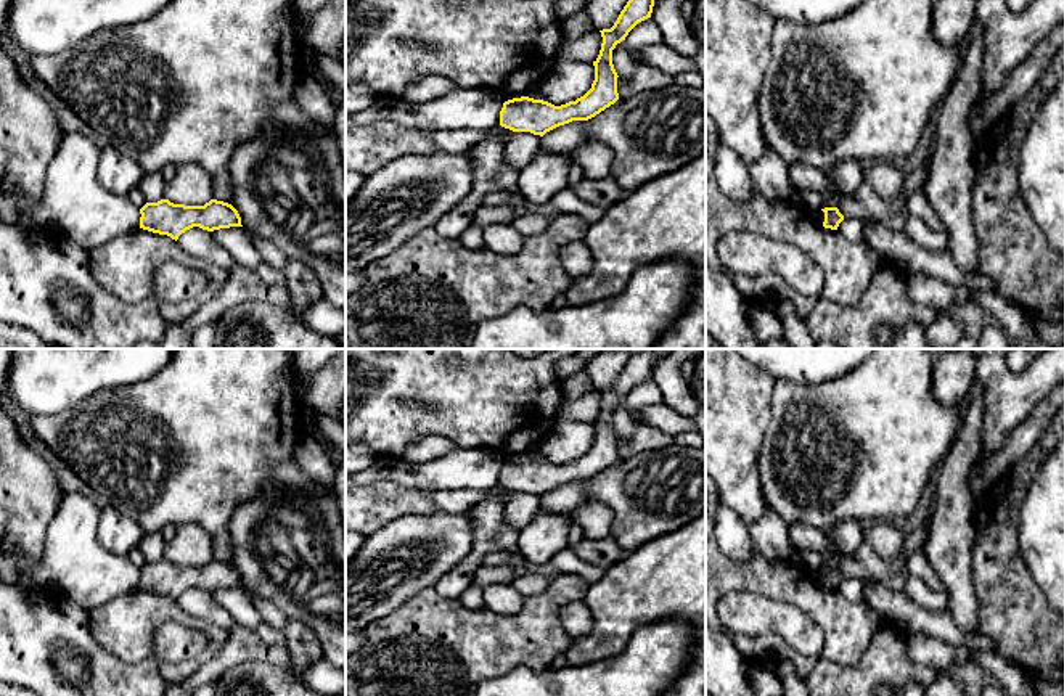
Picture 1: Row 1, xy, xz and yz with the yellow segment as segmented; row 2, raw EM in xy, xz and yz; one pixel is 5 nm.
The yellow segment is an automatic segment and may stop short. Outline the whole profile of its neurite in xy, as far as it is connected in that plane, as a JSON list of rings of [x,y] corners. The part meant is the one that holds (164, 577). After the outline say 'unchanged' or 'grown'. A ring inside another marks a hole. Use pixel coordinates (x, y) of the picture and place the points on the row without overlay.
[[[169,559],[146,563],[140,569],[140,588],[178,600],[193,587],[207,592],[243,587],[238,571],[223,561],[211,559],[204,566],[174,564]]]; unchanged

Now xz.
[[[653,349],[632,355],[614,386],[600,391],[603,403],[598,418],[593,421],[595,440],[583,456],[561,466],[529,456],[508,460],[500,471],[500,485],[513,492],[530,492],[543,497],[572,481],[588,481],[614,465],[619,460],[619,436],[612,424],[612,410],[625,400],[638,383],[651,378],[654,357]]]; unchanged

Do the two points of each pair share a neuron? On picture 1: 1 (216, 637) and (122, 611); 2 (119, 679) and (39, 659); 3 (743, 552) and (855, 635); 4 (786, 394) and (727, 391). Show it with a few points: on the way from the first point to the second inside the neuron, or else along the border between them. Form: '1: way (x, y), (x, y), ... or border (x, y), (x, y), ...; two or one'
1: way (193, 622), (172, 611), (145, 611); one
2: way (100, 679), (82, 679), (69, 669), (58, 669); one
3: border (722, 550), (738, 561), (754, 556); two
4: border (777, 380), (772, 389), (772, 418), (765, 431); two

